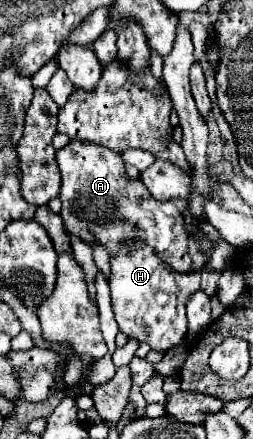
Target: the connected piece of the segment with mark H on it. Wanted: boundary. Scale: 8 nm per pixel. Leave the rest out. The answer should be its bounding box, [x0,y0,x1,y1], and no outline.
[109,238,201,352]

